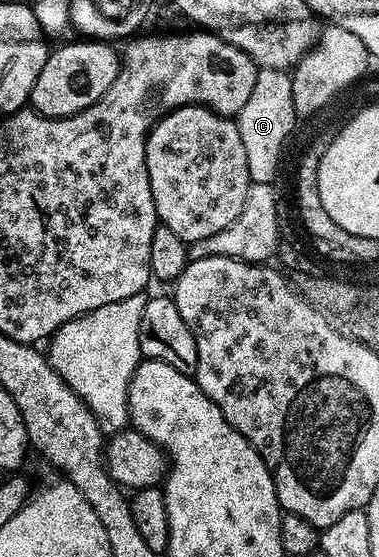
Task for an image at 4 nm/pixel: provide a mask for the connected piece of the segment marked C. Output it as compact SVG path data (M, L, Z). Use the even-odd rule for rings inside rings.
M259 68L256 84L235 120L238 132L241 133L241 141L244 142L251 182L274 184L285 141L297 122L291 75L287 71Z

